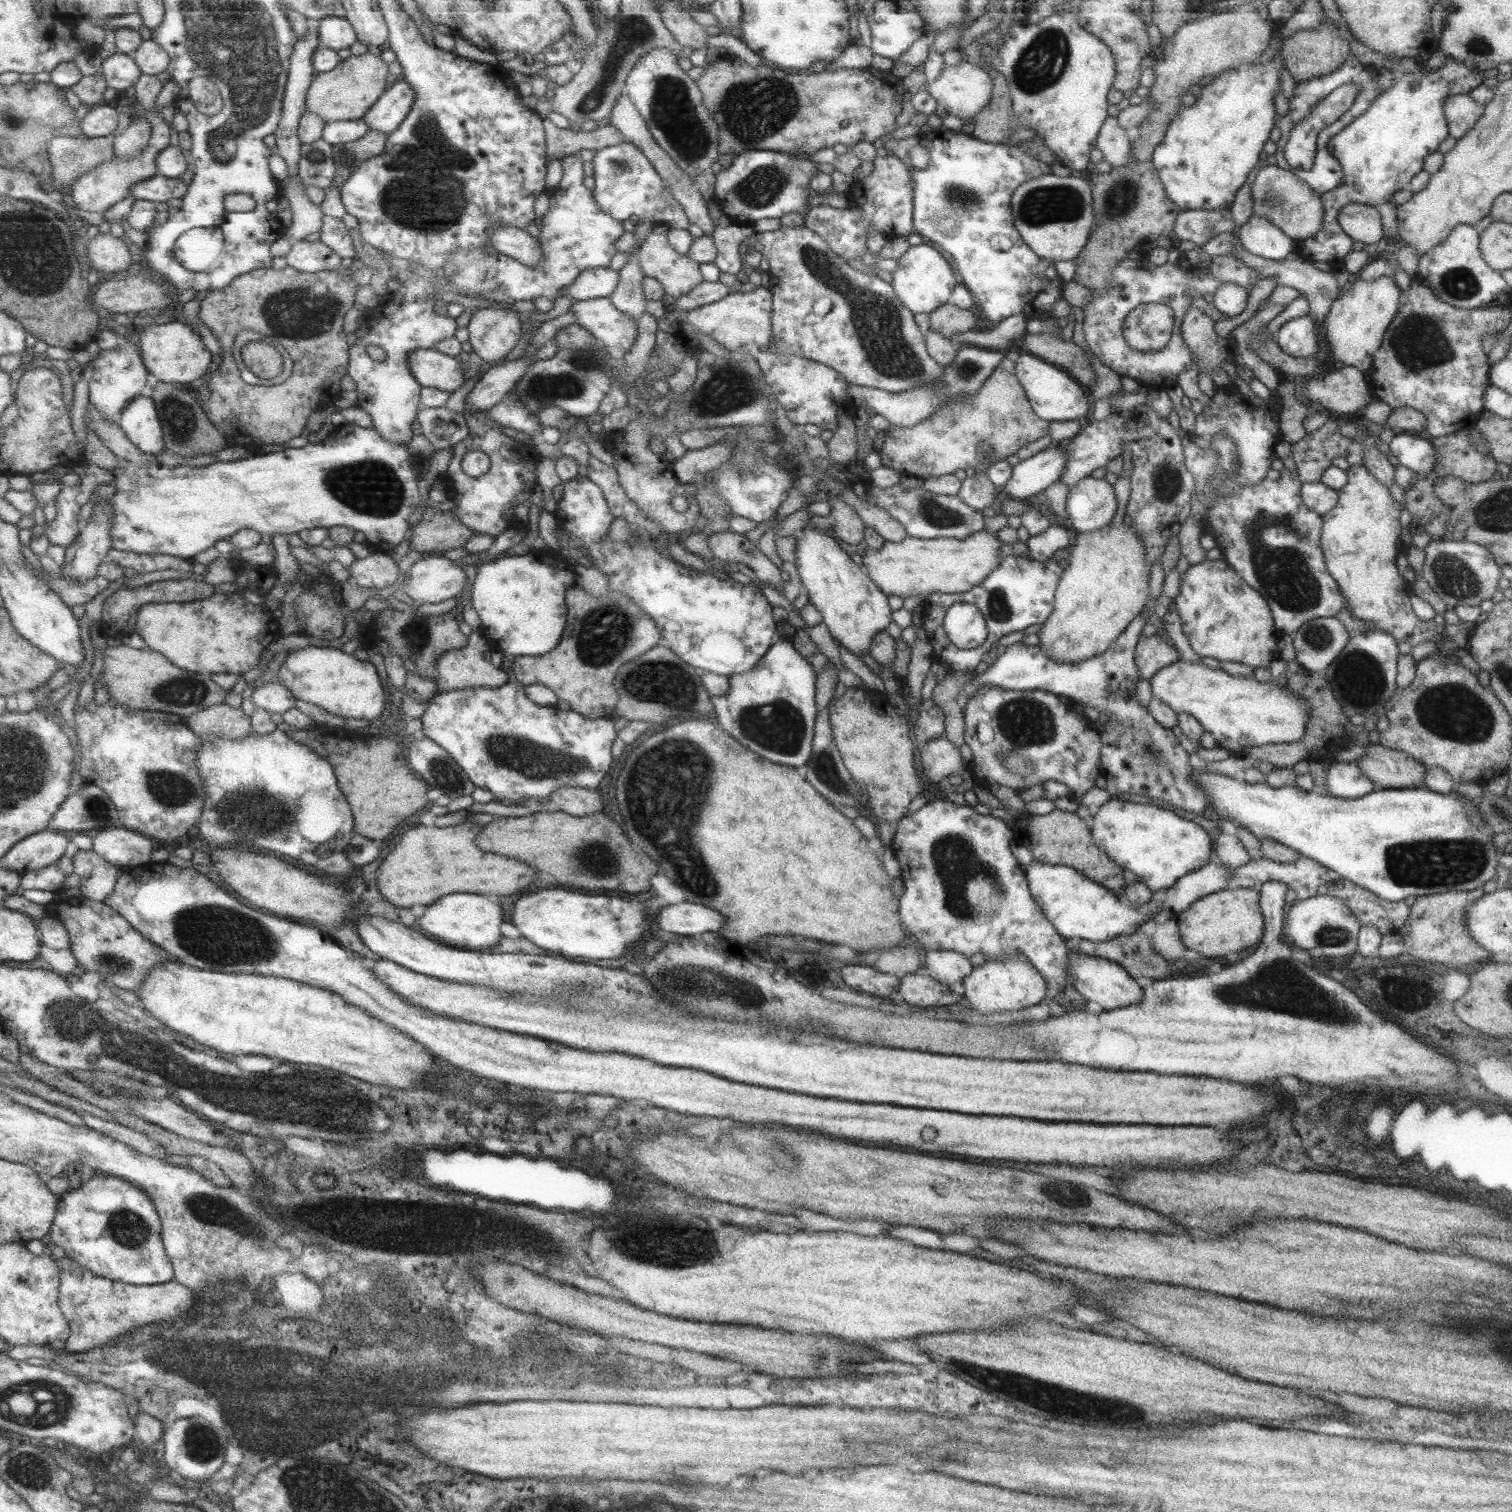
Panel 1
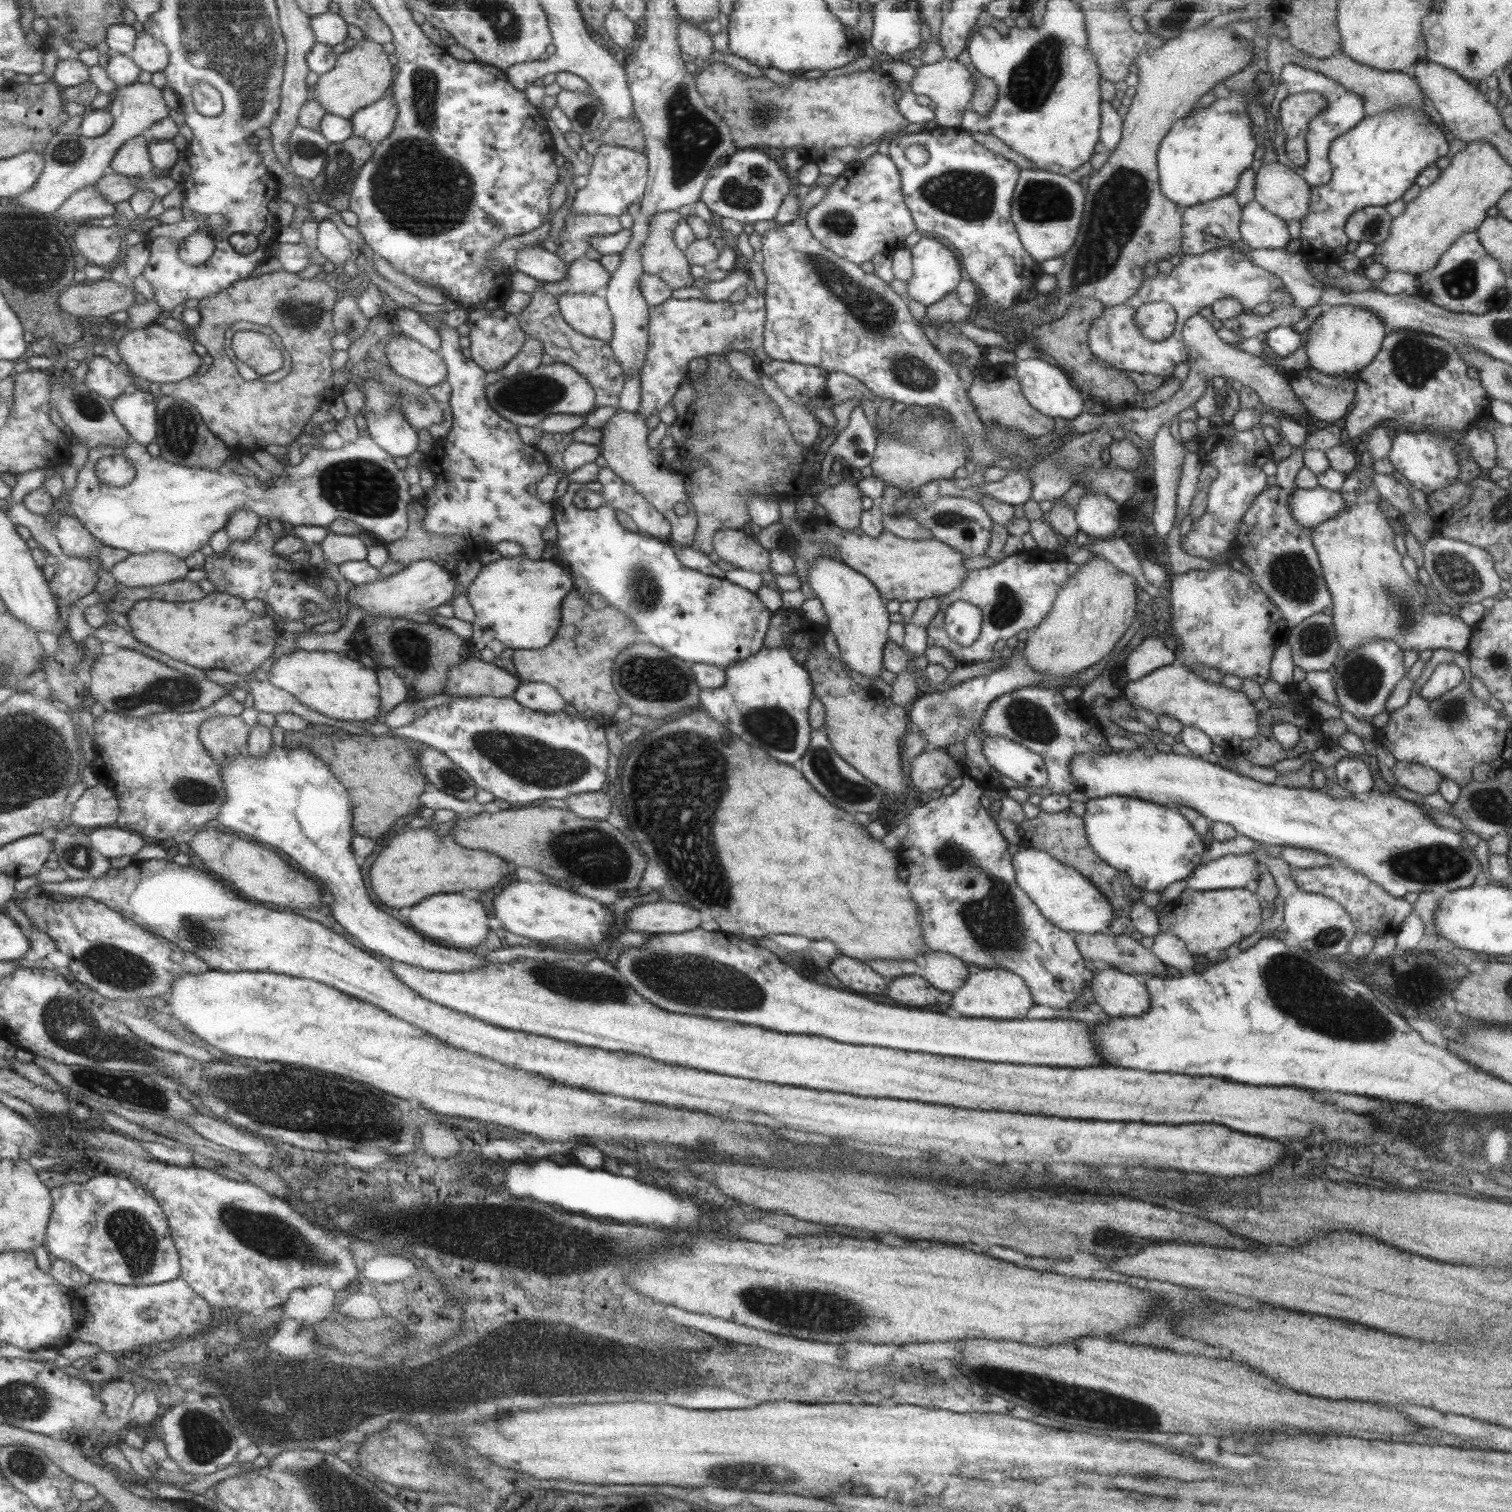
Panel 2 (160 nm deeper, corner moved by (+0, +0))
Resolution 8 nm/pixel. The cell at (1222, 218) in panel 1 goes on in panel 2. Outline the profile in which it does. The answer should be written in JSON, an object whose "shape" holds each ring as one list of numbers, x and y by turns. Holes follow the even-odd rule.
{"shape":[[1234,193,1220,196,1219,198,1208,200,1190,207,1184,207,1182,212,1181,225,1181,246,1183,254,1201,254,1213,248,1231,247,1238,250,1249,250,1250,246,1241,238,1239,232,1239,221,1241,207,1236,203],[1207,226,1219,226,1223,230,1223,238,1212,236,1207,230]]}

